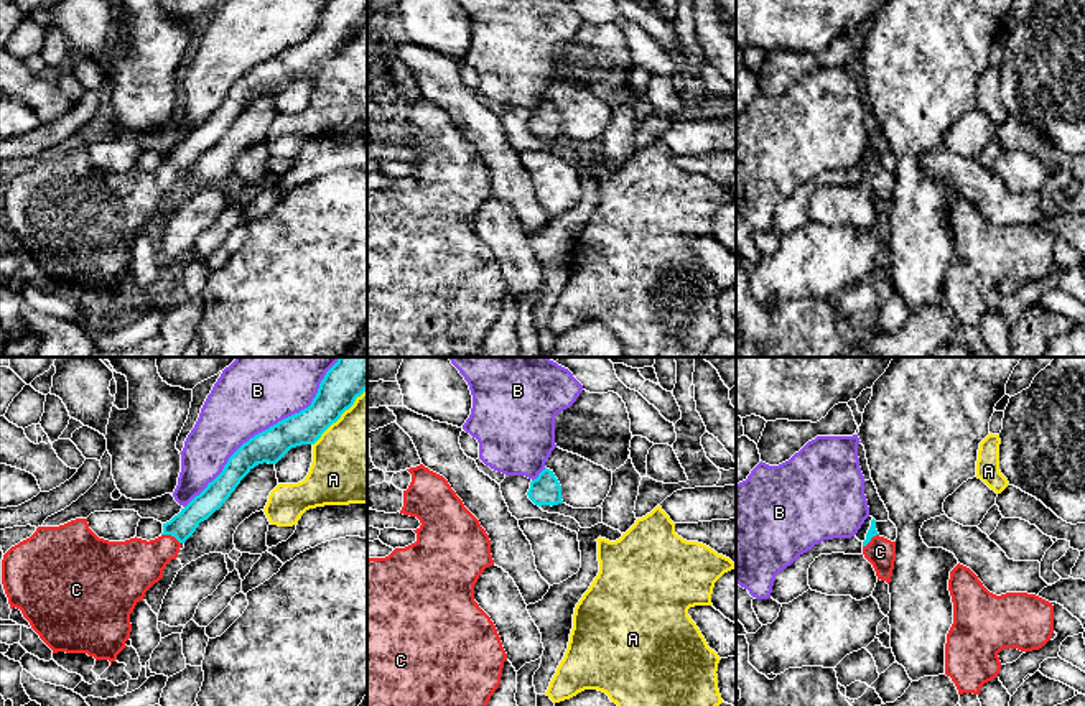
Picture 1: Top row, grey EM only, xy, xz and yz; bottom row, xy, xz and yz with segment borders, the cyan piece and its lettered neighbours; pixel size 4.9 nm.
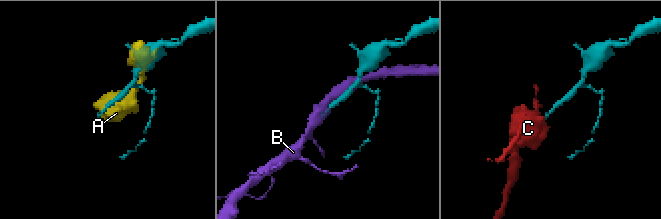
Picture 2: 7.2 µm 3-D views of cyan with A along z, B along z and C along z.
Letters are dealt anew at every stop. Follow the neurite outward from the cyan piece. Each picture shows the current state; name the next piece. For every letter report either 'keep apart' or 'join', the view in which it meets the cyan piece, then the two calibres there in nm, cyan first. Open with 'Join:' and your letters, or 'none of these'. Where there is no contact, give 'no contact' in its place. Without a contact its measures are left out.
Join: C
A: keep apart; contact in xy; calibres 220 and 460 nm
B: keep apart; contact in xy; calibres 160 and 400 nm
C: join; contact in xy; calibres 120 and 260 nm

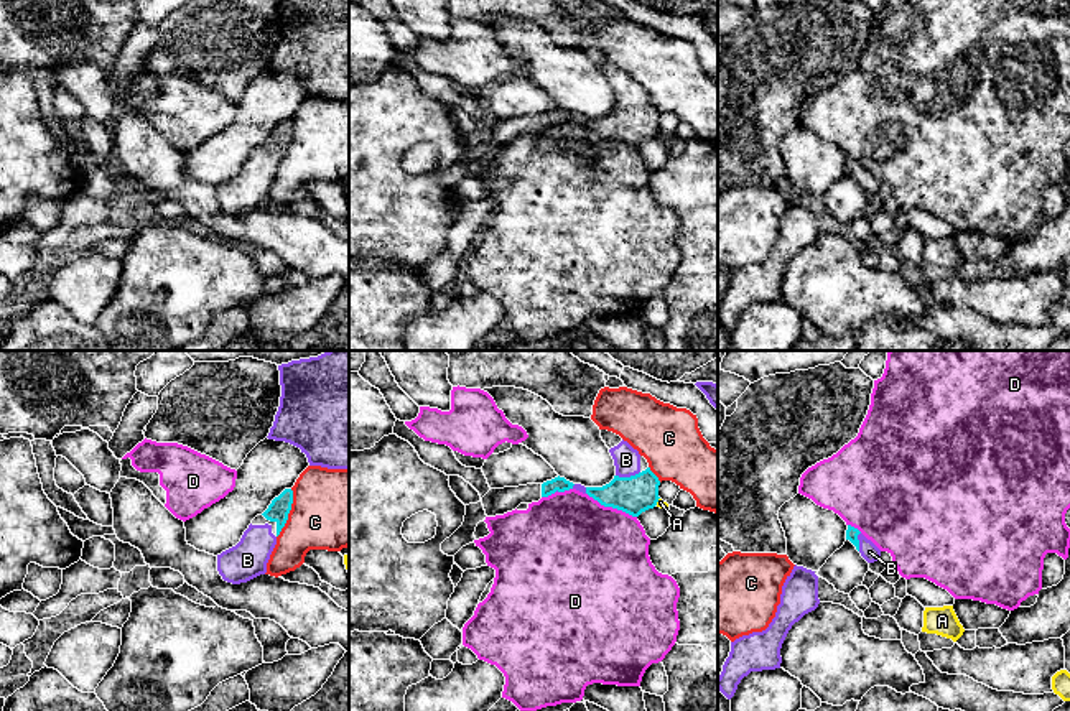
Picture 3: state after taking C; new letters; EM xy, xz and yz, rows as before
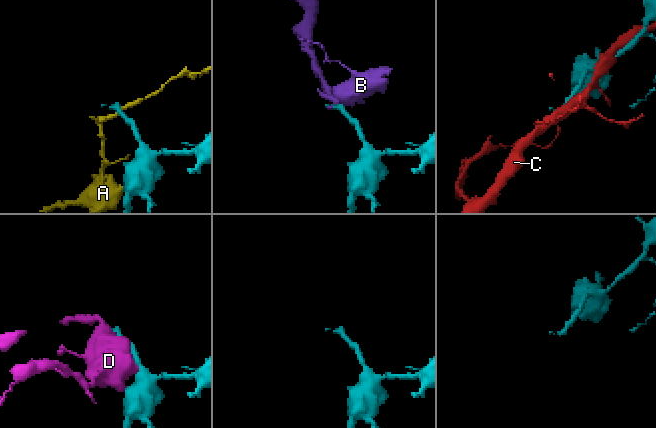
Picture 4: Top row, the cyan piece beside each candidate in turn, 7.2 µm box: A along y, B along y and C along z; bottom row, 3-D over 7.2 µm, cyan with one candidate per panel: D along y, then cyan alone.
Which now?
Join: B
A: keep apart; contact in xz; calibres 190 and 40 nm
B: join; contact in xz; calibres 190 and 130 nm
C: keep apart; contact in xy; calibres 100 and 400 nm
D: keep apart; contact in xz; calibres 190 and 480 nm

